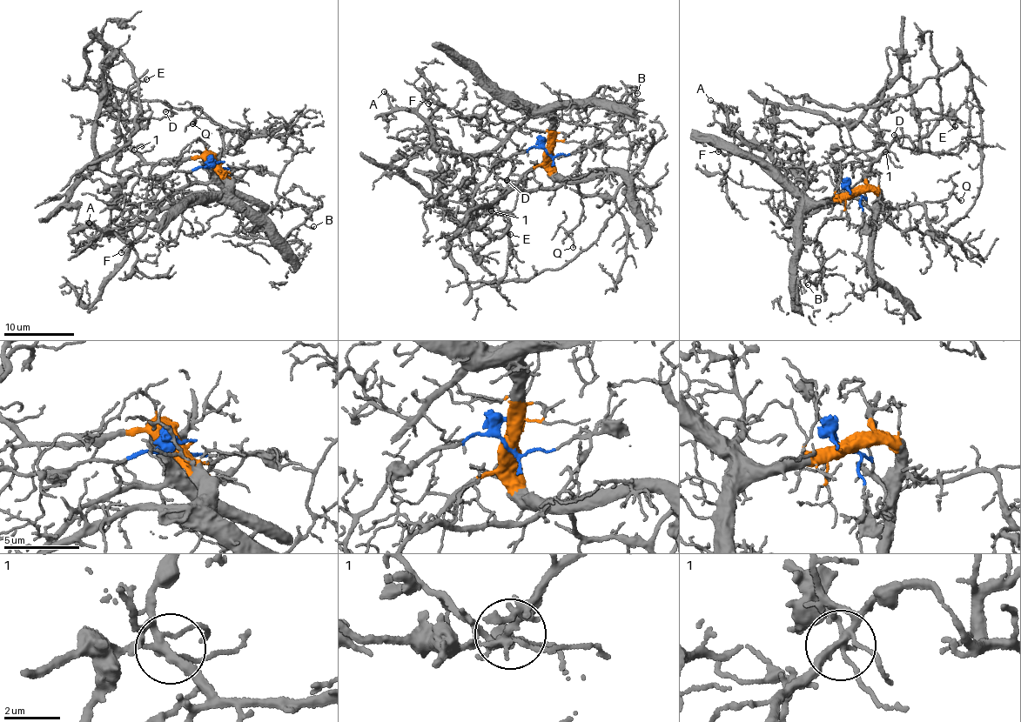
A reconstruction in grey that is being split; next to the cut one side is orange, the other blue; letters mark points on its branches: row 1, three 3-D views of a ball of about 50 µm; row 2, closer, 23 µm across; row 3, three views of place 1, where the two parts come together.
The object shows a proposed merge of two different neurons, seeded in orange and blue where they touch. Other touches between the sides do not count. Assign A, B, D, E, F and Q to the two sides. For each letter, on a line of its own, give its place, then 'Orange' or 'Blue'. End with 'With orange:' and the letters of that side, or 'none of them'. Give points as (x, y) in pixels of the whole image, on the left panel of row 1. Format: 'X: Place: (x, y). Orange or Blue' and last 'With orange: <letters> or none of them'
A: Place: (89, 223). Orange
B: Place: (313, 226). Orange
D: Place: (165, 111). Orange
E: Place: (146, 79). Orange
F: Place: (121, 252). Orange
Q: Place: (192, 123). Orange
With orange: A, B, D, E, F, Q

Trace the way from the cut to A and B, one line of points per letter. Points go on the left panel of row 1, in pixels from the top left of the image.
A: (211, 165), (228, 186), (224, 191), (186, 196), (124, 229), (110, 232), (114, 233), (90, 223)
B: (211, 165), (228, 187), (232, 199), (284, 241), (287, 235), (302, 224), (310, 228), (314, 226)

